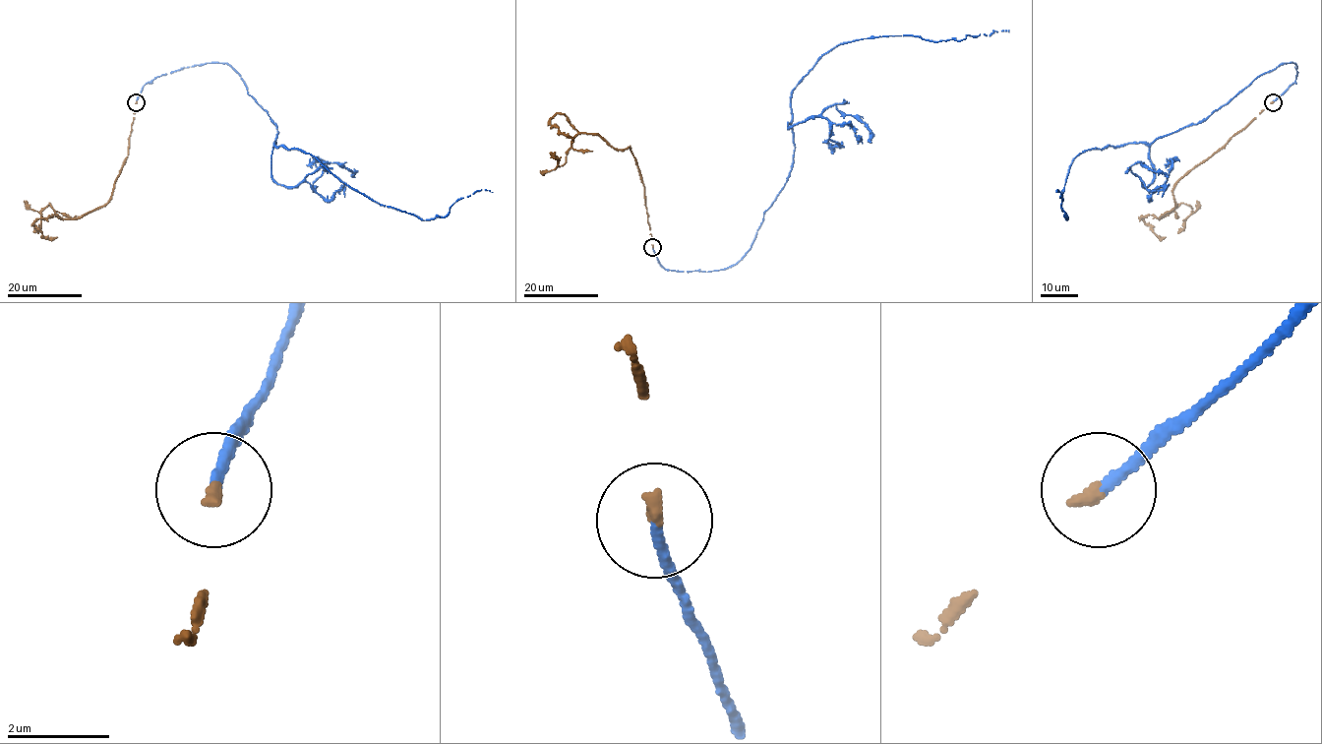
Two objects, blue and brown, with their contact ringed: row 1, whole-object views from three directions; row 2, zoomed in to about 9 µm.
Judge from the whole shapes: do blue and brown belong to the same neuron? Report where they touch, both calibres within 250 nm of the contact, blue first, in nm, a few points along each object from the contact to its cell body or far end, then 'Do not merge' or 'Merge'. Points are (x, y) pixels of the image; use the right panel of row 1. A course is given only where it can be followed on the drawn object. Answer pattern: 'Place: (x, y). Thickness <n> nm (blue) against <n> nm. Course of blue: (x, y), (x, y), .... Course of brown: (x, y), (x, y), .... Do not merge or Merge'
Place: (1273, 102). Thickness 200 nm (blue) against 240 nm. Course of blue: (1272, 102), (1294, 82), (1294, 63), (1196, 124), (1080, 154), (1062, 193), (1066, 220), (1057, 192). Course of brown: (1272, 102), (1176, 183), (1171, 210), (1159, 218), (1151, 215), (1139, 218), (1159, 237), (1165, 237). Merge

